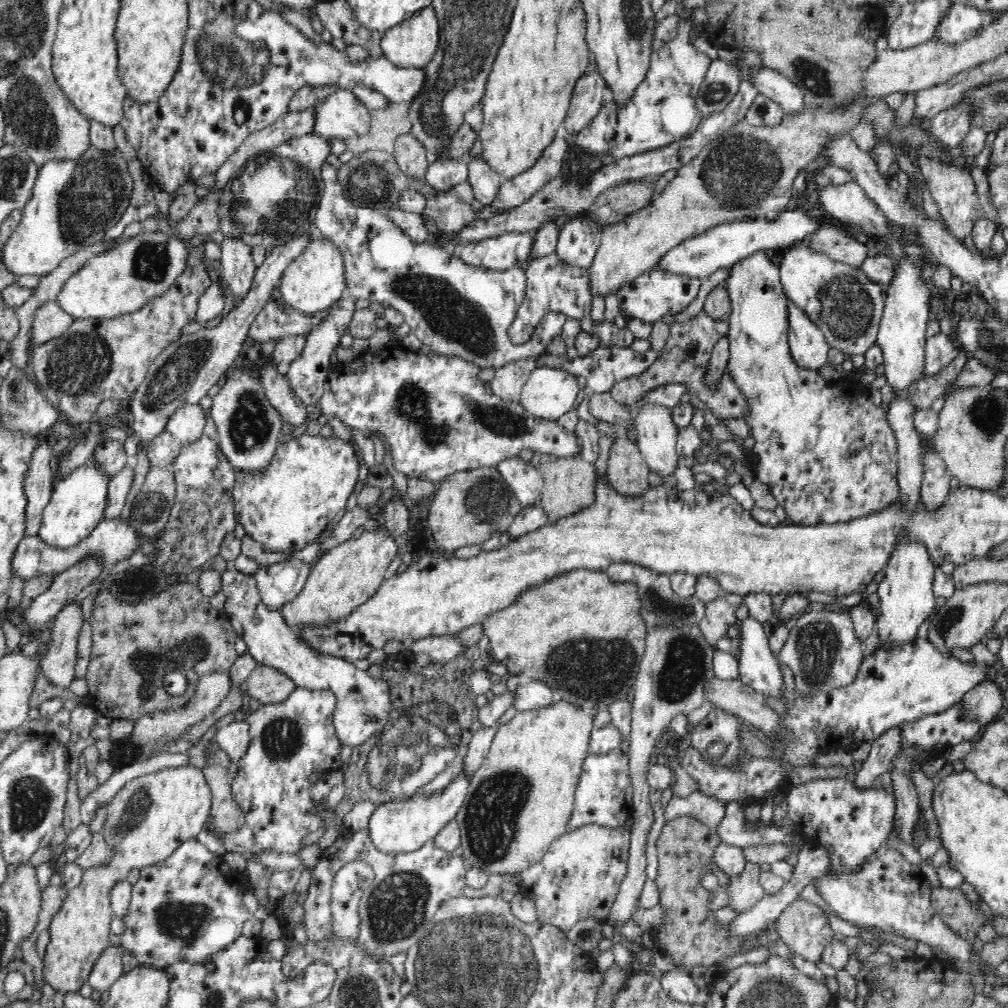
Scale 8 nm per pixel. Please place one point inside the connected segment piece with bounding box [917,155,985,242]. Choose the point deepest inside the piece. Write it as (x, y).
(952, 188)

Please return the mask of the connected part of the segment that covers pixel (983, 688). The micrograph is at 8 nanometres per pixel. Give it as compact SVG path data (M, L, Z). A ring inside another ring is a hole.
M984 680L978 684L974 690L970 690L964 697L960 705L964 709L962 717L976 719L980 726L988 725L998 716L1004 708L1005 696L1000 690L1000 686L991 680Z

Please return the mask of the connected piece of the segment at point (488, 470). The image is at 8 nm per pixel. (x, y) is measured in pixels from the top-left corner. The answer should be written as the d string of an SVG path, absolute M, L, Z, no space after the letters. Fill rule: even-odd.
M497 467L474 468L454 472L436 484L425 519L427 530L432 533L438 548L454 552L463 546L482 544L494 534L506 531L521 509L521 504Z

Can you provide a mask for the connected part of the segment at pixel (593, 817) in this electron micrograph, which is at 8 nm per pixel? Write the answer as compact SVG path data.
M620 748L608 754L594 755L589 753L581 768L578 786L575 790L575 804L572 816L568 822L568 830L578 828L585 824L599 824L608 827L624 827L626 820L633 816L633 786L630 778L629 757Z

